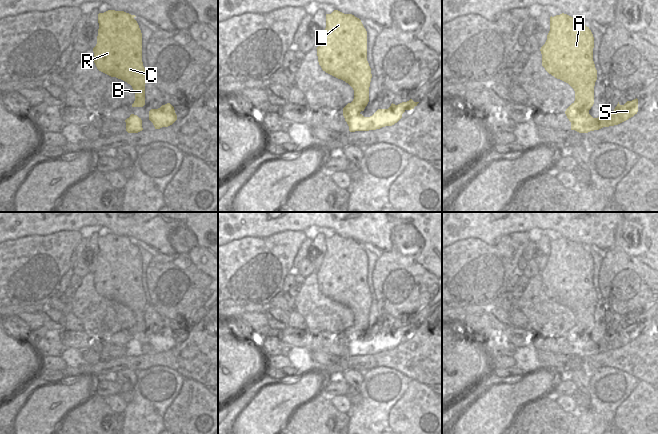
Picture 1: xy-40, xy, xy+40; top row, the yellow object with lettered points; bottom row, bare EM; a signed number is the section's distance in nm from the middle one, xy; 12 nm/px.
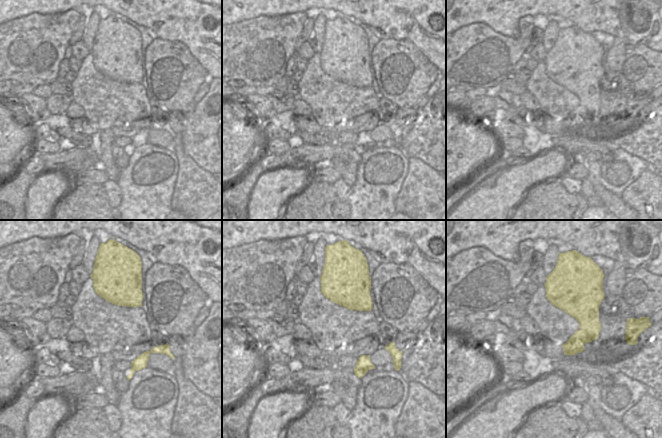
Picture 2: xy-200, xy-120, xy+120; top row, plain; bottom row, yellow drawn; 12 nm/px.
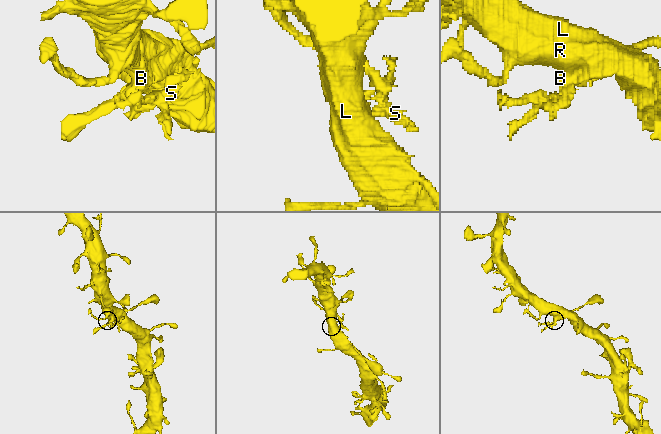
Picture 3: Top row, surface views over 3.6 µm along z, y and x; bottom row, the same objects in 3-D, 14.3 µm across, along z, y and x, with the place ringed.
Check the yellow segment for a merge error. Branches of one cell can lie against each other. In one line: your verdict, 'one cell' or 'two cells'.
one cell

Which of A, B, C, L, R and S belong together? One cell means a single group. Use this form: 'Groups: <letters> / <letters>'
Groups: A B C L R S.

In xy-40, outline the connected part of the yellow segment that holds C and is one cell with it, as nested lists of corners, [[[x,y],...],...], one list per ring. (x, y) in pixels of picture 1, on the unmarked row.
[[[108,234],[99,237],[97,268],[93,276],[97,293],[130,308],[135,316],[132,331],[143,331],[145,329],[145,308],[148,304],[142,286],[142,257],[135,241],[124,235]]]

